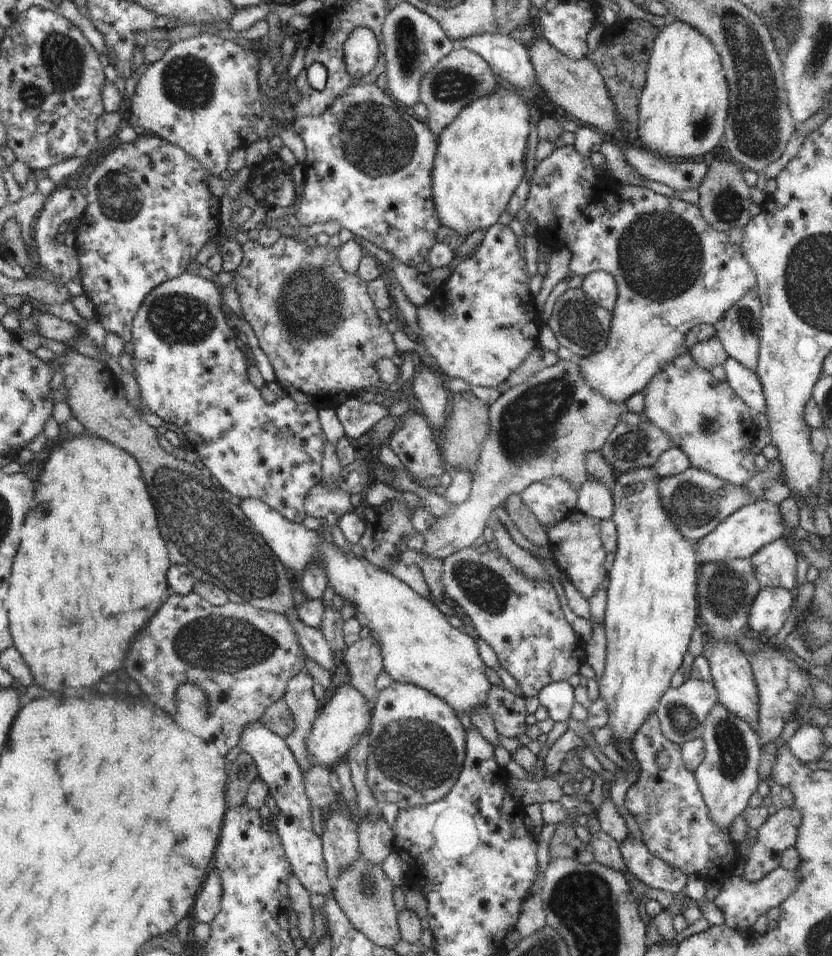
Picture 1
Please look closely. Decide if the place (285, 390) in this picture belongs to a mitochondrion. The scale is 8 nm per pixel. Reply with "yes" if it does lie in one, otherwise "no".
no

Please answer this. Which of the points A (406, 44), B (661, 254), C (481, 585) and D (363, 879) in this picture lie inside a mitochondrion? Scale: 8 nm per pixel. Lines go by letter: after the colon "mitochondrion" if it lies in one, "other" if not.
A: mitochondrion
B: mitochondrion
C: mitochondrion
D: mitochondrion

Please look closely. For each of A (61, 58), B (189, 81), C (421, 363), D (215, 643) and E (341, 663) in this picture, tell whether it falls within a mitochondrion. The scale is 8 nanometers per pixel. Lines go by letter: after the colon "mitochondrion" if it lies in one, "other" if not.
A: mitochondrion
B: mitochondrion
C: other
D: mitochondrion
E: other

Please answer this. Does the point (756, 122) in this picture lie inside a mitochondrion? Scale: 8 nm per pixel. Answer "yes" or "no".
yes

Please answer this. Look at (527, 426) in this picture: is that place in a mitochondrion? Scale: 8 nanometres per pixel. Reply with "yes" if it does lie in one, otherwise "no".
yes

